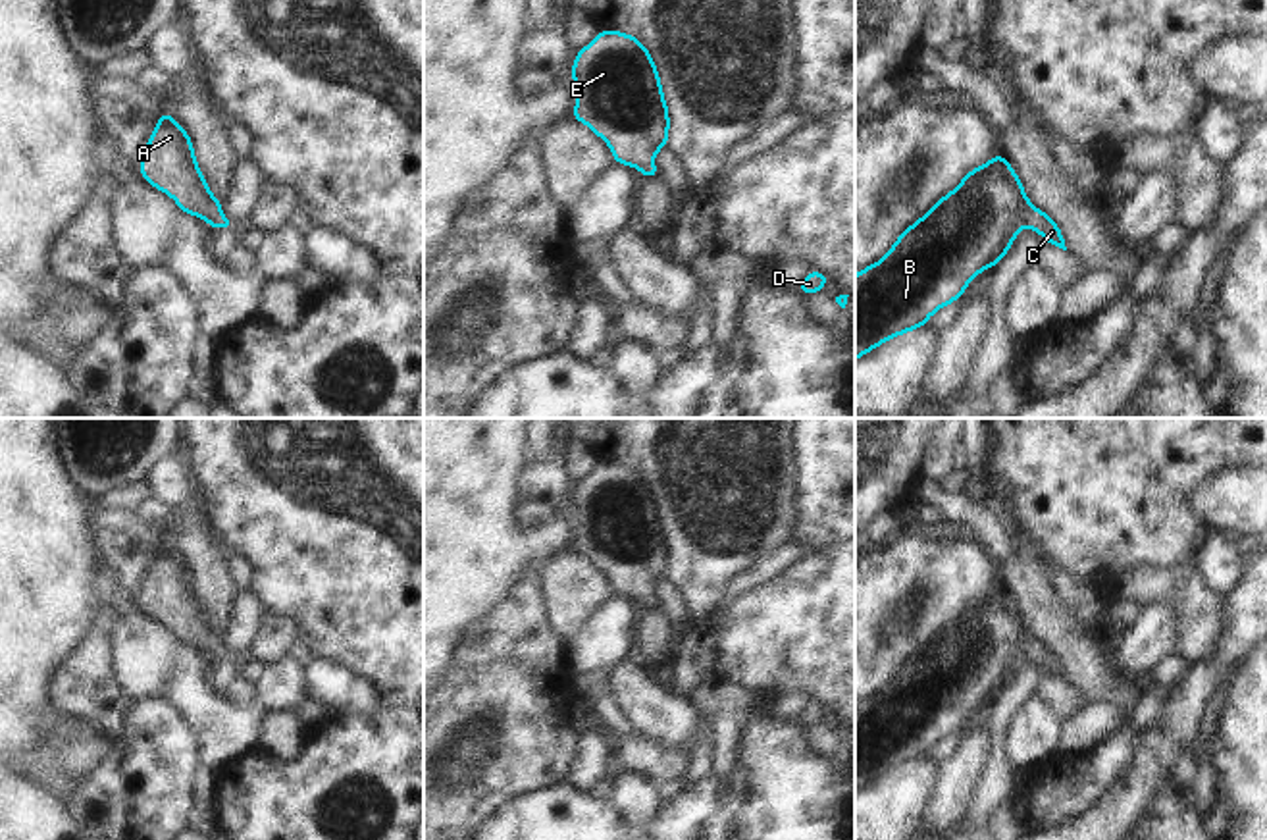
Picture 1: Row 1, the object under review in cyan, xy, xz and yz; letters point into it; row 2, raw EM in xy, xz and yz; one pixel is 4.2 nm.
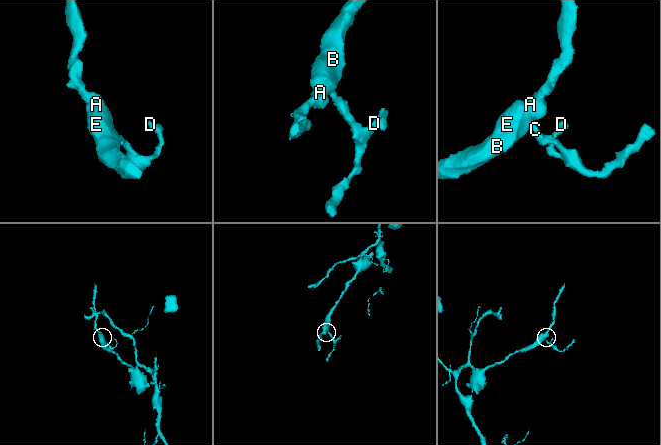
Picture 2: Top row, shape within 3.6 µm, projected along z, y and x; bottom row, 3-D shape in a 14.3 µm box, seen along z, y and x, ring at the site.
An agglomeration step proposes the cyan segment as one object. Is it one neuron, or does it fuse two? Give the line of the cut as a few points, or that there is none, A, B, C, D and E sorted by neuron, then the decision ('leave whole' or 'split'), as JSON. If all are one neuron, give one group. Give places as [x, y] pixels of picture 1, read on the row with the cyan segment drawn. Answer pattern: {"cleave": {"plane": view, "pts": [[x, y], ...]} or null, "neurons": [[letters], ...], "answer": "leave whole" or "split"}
{"cleave": null, "neurons": [["A", "B", "C", "D", "E"]], "answer": "leave whole"}

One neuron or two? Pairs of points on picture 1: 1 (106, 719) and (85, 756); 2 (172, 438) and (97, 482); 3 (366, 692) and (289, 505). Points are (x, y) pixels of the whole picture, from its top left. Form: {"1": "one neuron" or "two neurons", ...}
{"1": "two neurons", "2": "one neuron", "3": "two neurons"}

